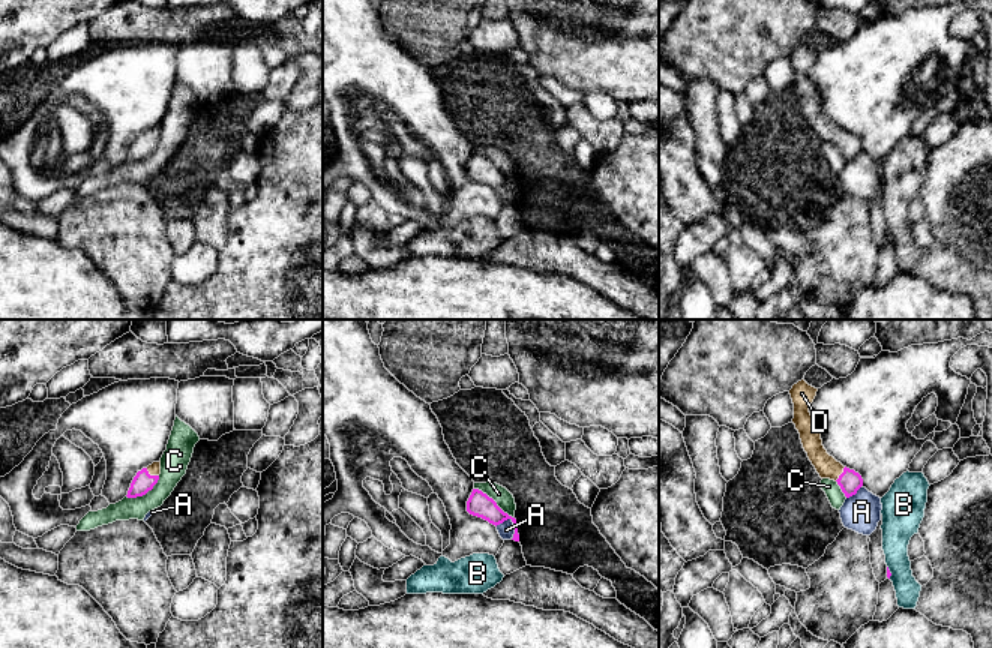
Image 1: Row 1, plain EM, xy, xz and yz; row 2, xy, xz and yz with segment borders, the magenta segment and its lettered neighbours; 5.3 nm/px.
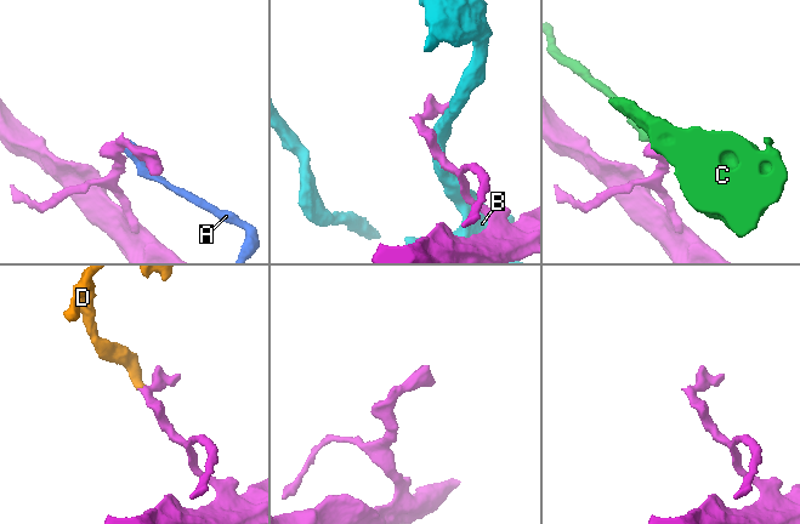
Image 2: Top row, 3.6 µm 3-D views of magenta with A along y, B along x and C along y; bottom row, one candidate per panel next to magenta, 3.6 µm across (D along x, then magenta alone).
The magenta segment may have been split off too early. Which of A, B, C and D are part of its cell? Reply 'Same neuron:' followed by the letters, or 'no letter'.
Same neuron: D

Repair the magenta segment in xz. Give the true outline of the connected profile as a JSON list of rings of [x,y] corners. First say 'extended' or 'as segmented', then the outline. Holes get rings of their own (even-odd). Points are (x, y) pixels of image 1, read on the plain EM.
as segmented; [[[473,153],[468,165],[467,165],[467,176],[473,180],[482,182],[488,184],[492,189],[500,189],[504,184],[510,183],[515,190],[515,198],[513,202],[515,206],[519,206],[519,198],[518,198],[518,188],[516,183],[504,177],[497,166],[489,162],[486,158],[483,158],[479,153]]]

